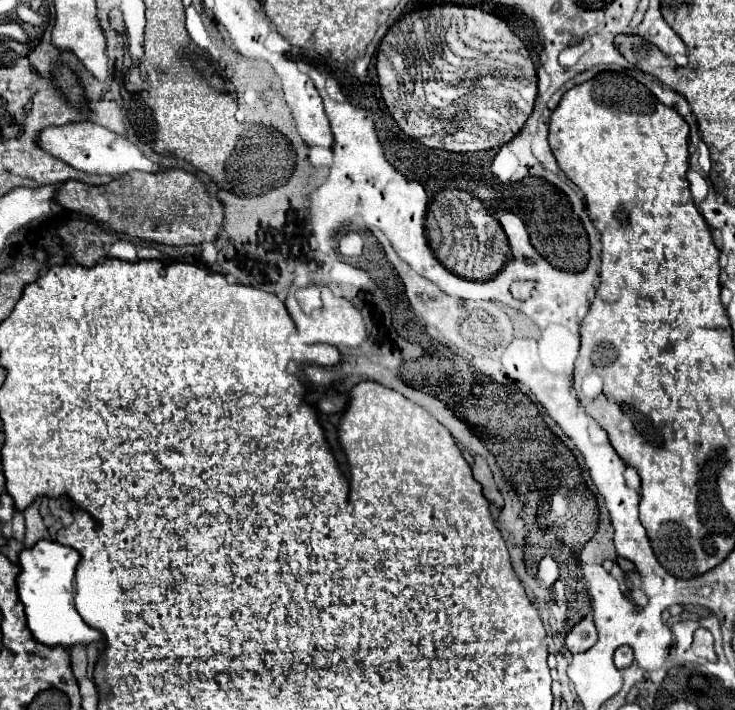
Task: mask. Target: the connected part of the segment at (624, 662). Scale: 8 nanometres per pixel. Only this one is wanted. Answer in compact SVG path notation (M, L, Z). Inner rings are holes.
M621 645L621 647L615 651L615 665L617 665L619 669L627 669L631 663L633 663L633 651L631 651L631 647Z

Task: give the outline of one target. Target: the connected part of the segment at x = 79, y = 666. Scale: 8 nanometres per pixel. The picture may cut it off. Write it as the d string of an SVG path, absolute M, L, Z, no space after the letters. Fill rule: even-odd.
M75 647L71 653L71 665L73 665L73 675L77 681L81 681L87 673L87 651L85 647Z

